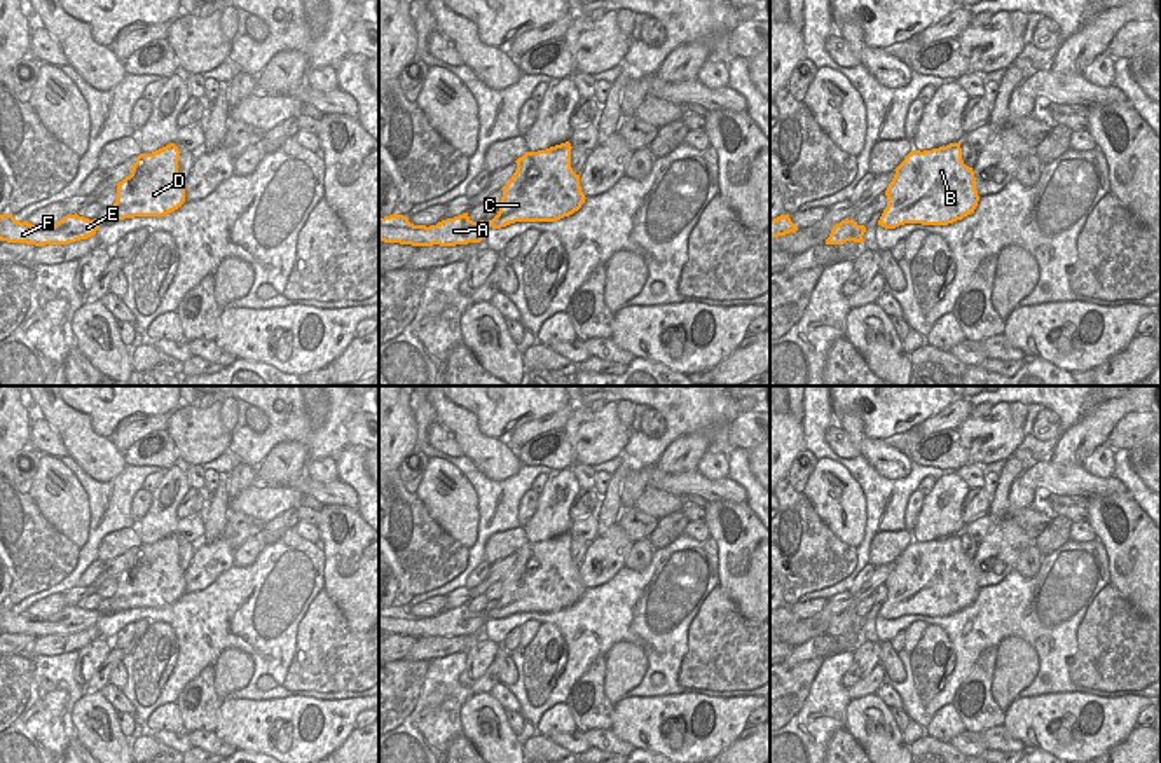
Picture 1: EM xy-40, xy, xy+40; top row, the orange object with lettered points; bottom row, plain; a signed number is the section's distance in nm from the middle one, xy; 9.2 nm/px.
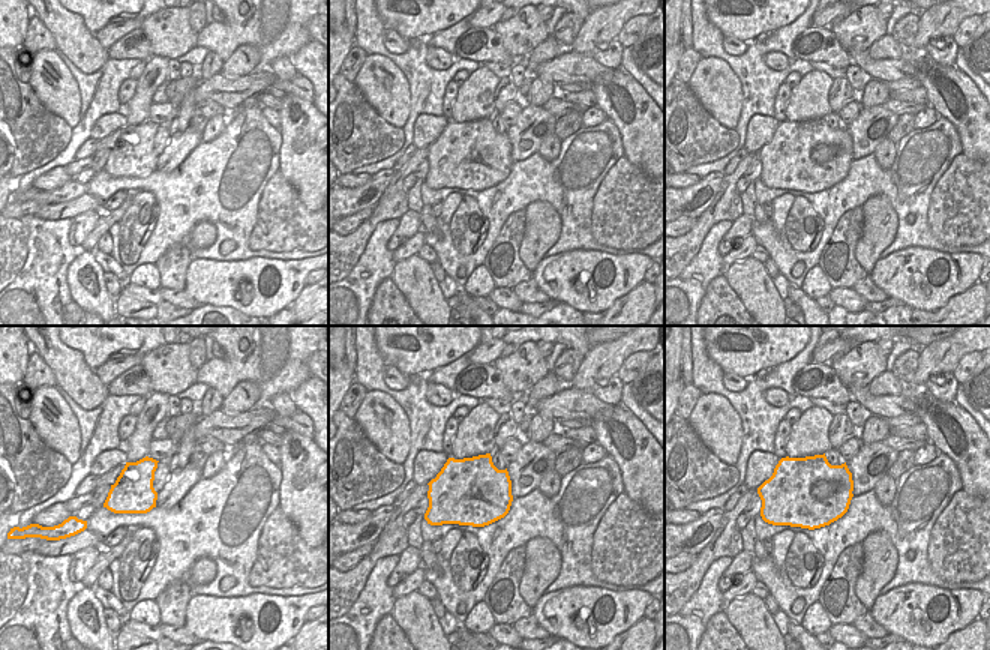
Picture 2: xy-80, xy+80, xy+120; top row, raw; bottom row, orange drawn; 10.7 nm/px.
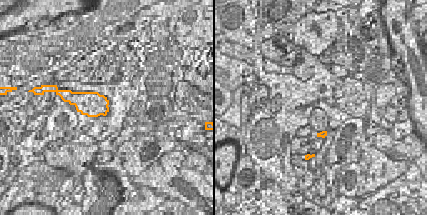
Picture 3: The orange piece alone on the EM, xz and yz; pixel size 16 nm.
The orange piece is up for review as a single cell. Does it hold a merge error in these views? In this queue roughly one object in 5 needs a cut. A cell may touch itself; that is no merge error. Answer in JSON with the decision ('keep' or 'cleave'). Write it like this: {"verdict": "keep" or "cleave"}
{"verdict": "keep"}

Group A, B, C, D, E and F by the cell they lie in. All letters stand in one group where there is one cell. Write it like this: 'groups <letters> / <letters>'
groups A B C D E F

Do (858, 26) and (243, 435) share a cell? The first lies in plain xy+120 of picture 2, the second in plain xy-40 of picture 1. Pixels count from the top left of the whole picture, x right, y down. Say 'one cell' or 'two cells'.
two cells

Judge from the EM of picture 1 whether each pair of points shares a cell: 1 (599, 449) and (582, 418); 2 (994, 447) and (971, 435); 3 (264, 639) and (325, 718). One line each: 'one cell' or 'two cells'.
1: one cell
2: one cell
3: two cells

